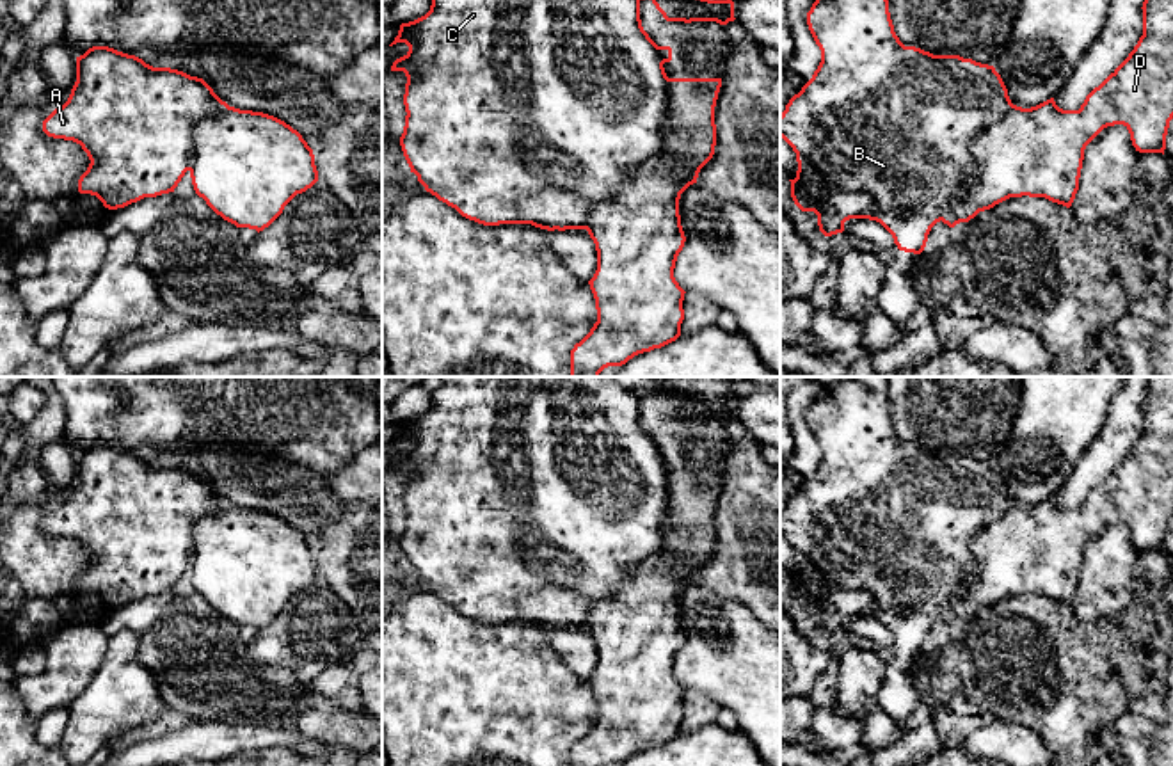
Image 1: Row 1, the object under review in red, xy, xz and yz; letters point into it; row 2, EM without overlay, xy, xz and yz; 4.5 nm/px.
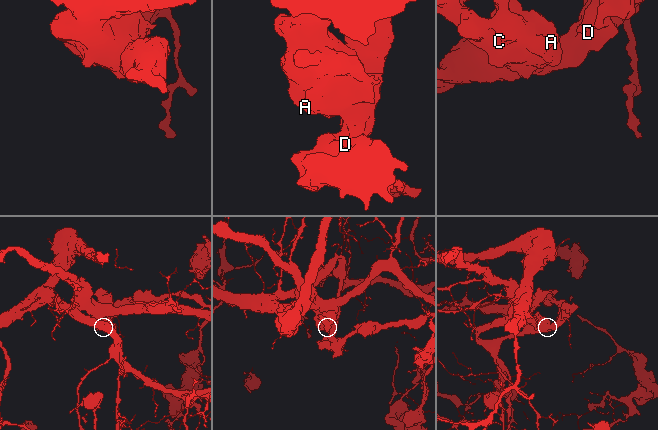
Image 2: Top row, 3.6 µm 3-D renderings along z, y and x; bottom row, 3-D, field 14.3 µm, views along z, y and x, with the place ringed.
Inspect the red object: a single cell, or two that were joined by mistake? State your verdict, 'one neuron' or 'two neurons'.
two neurons

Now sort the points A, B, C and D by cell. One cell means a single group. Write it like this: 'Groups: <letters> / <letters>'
Groups: A B C / D

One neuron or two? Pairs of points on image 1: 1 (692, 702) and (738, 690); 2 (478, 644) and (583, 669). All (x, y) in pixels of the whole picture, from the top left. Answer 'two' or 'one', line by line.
1: two
2: two

